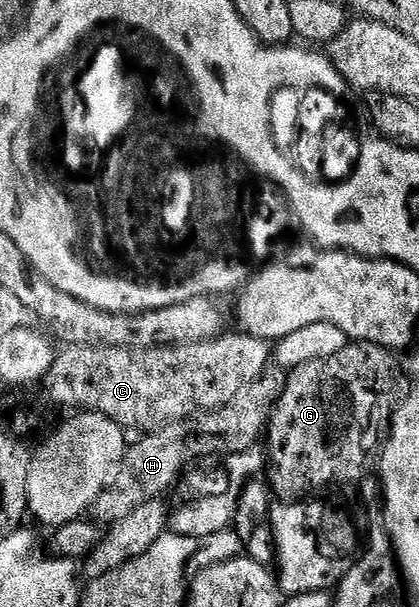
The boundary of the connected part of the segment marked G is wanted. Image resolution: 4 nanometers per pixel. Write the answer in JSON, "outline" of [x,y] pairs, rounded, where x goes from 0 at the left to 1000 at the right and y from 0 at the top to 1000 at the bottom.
{"outline":[[[833,562],[823,573],[768,591],[740,590],[687,613],[680,639],[642,679],[637,702],[637,794],[654,817],[709,825],[792,796],[850,797],[883,774],[881,755],[902,748],[914,718],[952,662],[947,605],[926,572]]]}

